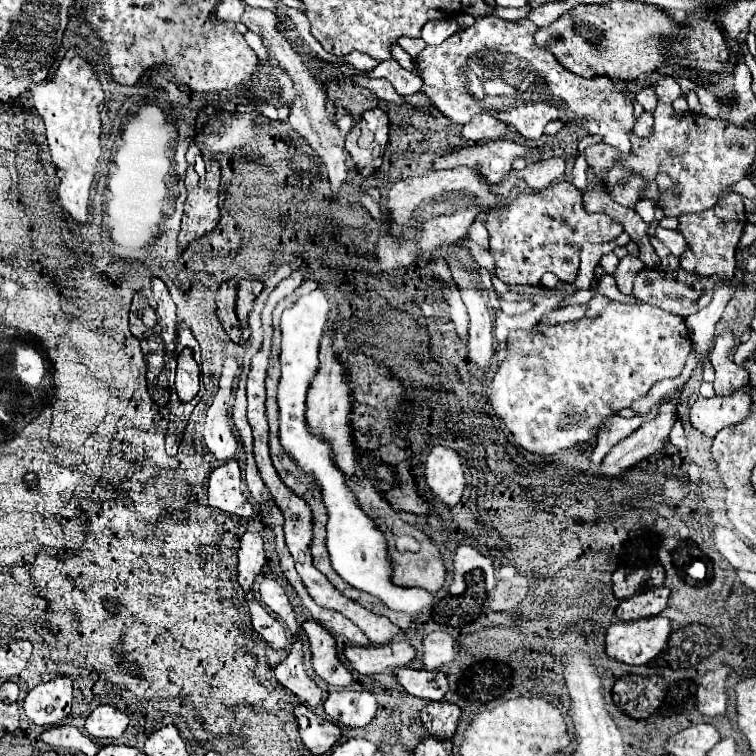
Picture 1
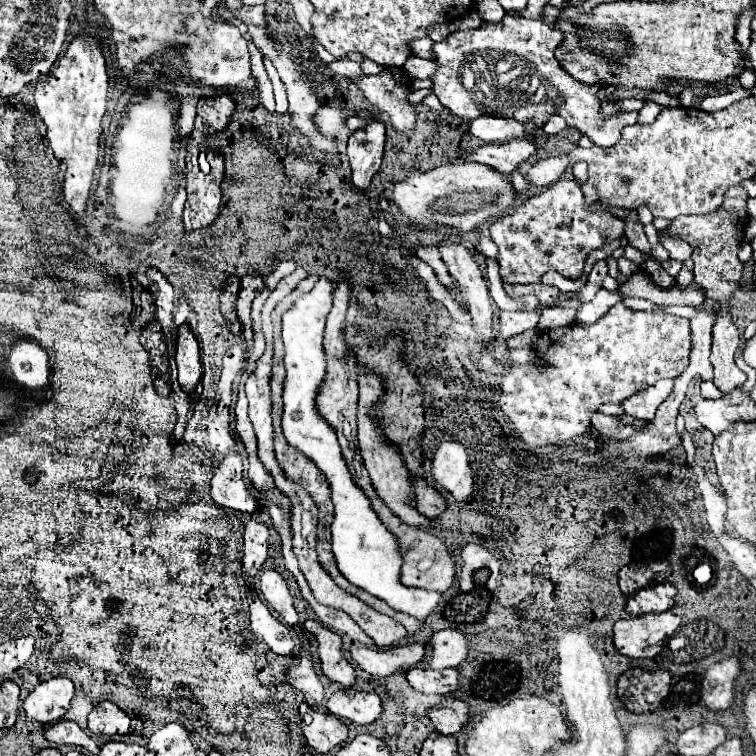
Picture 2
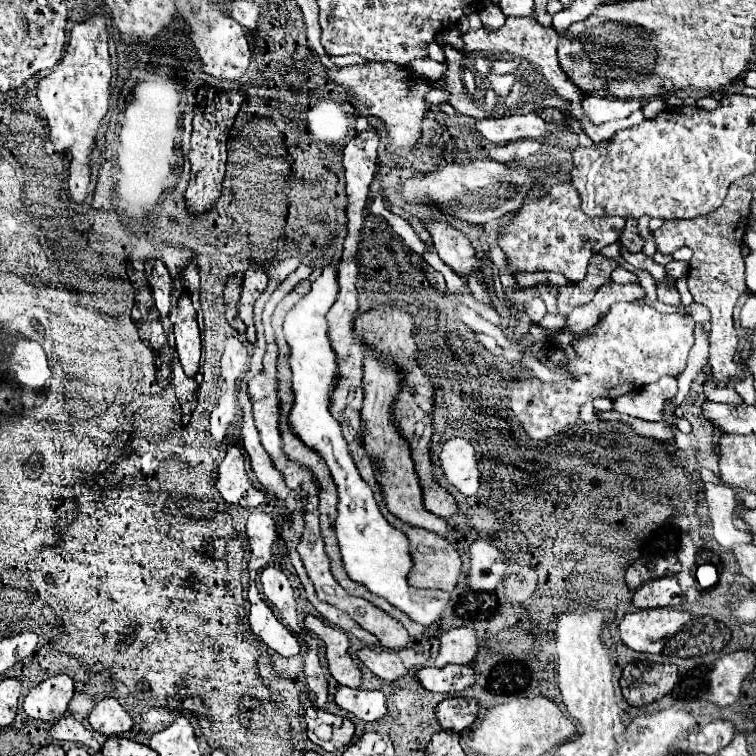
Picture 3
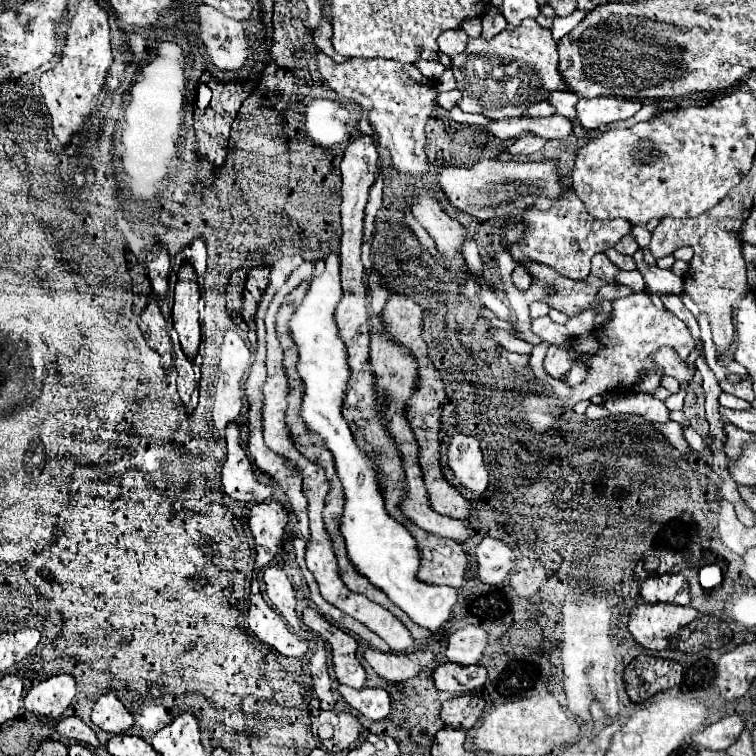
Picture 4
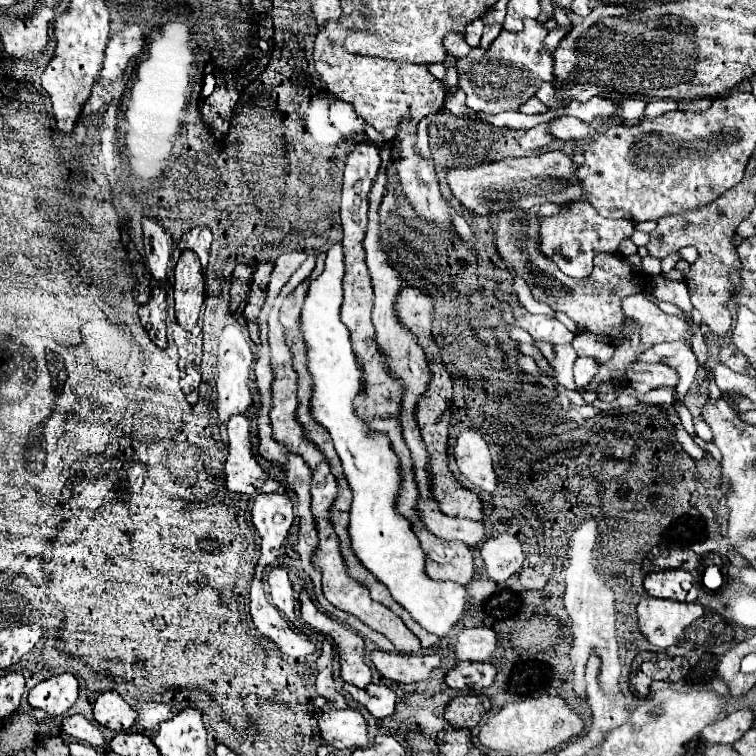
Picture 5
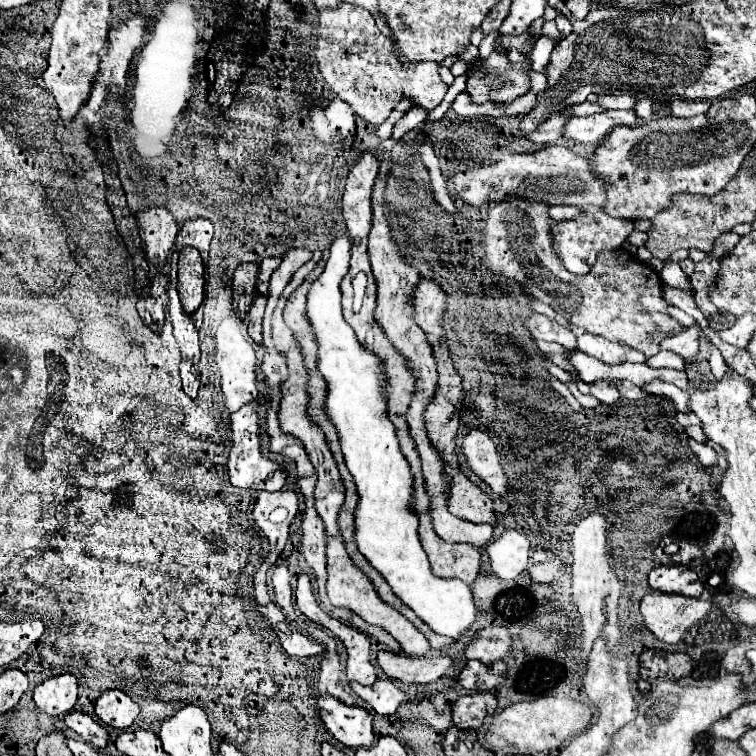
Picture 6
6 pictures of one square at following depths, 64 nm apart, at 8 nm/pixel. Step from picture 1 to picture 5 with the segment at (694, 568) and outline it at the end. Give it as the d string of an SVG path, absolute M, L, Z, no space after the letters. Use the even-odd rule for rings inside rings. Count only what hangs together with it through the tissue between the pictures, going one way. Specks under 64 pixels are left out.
M708 566L704 572L702 572L702 586L708 588L708 590L718 590L720 586L724 584L724 576L720 572L718 566Z

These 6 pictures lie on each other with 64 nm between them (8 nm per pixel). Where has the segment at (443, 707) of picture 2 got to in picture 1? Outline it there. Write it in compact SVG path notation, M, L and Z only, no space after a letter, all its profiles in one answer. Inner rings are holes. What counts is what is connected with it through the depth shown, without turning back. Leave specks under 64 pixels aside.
M430 702L420 710L422 726L436 740L450 740L460 716L462 716L462 710L450 702Z

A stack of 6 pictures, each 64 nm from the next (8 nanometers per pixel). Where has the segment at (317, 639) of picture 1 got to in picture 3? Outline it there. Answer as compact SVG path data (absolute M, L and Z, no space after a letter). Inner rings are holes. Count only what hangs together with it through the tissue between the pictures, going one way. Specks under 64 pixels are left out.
M306 616L304 624L308 630L312 630L324 642L330 676L342 686L358 688L360 686L360 668L348 656L350 638L342 630L332 628L314 616Z

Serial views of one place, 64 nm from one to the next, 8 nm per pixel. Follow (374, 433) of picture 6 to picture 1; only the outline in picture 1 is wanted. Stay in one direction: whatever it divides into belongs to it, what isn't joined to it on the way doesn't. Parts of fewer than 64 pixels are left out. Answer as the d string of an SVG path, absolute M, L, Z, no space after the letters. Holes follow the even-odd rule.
M318 288L308 296L302 296L292 308L282 314L280 330L282 330L282 352L280 352L280 382L278 382L278 408L280 408L280 444L286 454L294 460L298 470L306 476L312 476L318 484L322 502L326 506L328 522L326 522L326 550L330 556L332 568L346 580L350 586L368 592L380 598L388 608L408 614L418 614L426 608L432 608L432 594L422 588L400 588L392 584L390 576L390 558L388 544L384 534L374 526L374 522L360 510L358 500L346 486L344 474L334 466L330 444L318 440L308 432L304 422L306 412L306 392L310 380L318 370L318 348L320 338L324 334L324 324L330 314L330 302L326 294Z

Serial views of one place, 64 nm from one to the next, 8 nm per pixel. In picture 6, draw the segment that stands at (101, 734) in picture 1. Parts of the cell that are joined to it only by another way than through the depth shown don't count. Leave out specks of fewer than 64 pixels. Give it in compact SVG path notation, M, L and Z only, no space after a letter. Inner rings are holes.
M106 690L96 700L94 712L102 724L126 730L138 716L138 704L132 702L132 698L122 690Z

